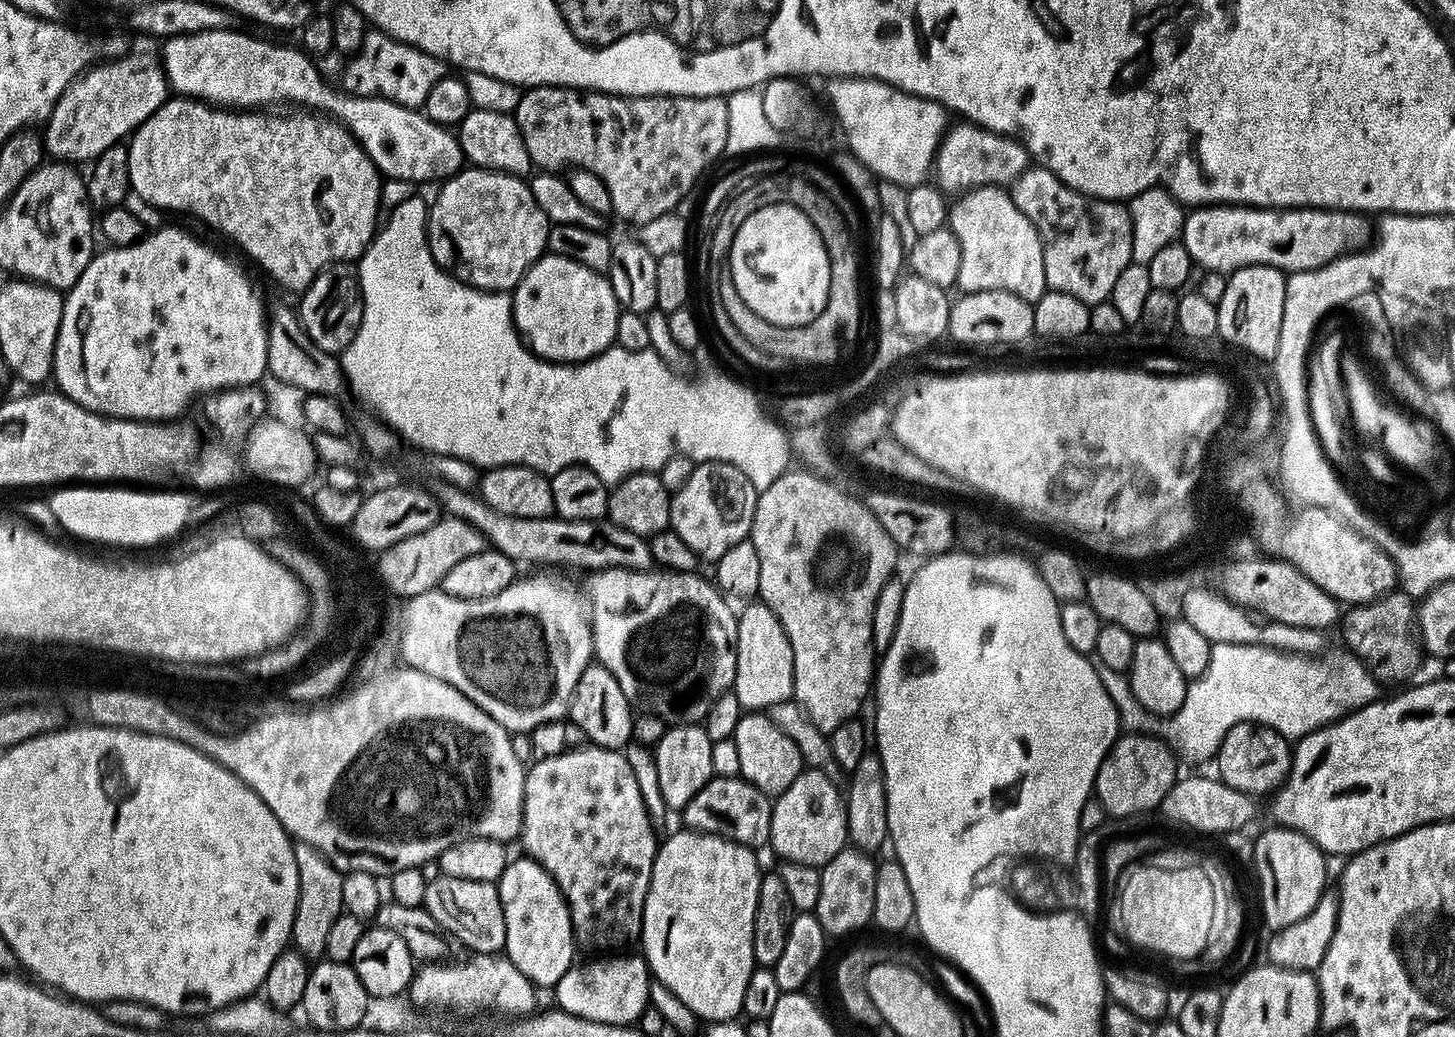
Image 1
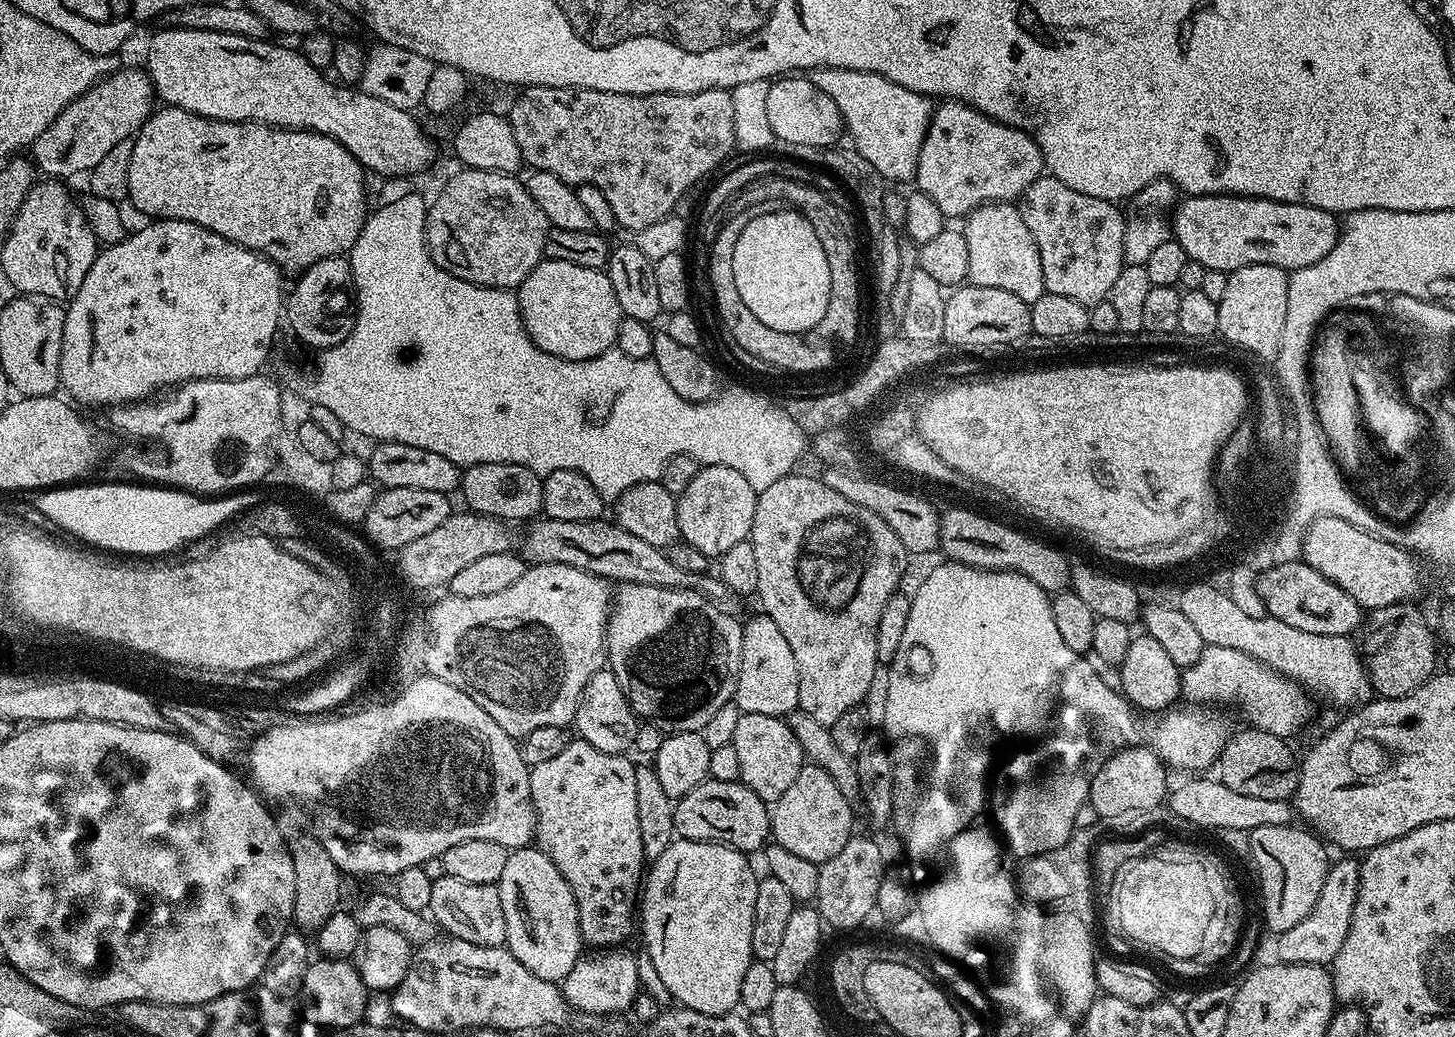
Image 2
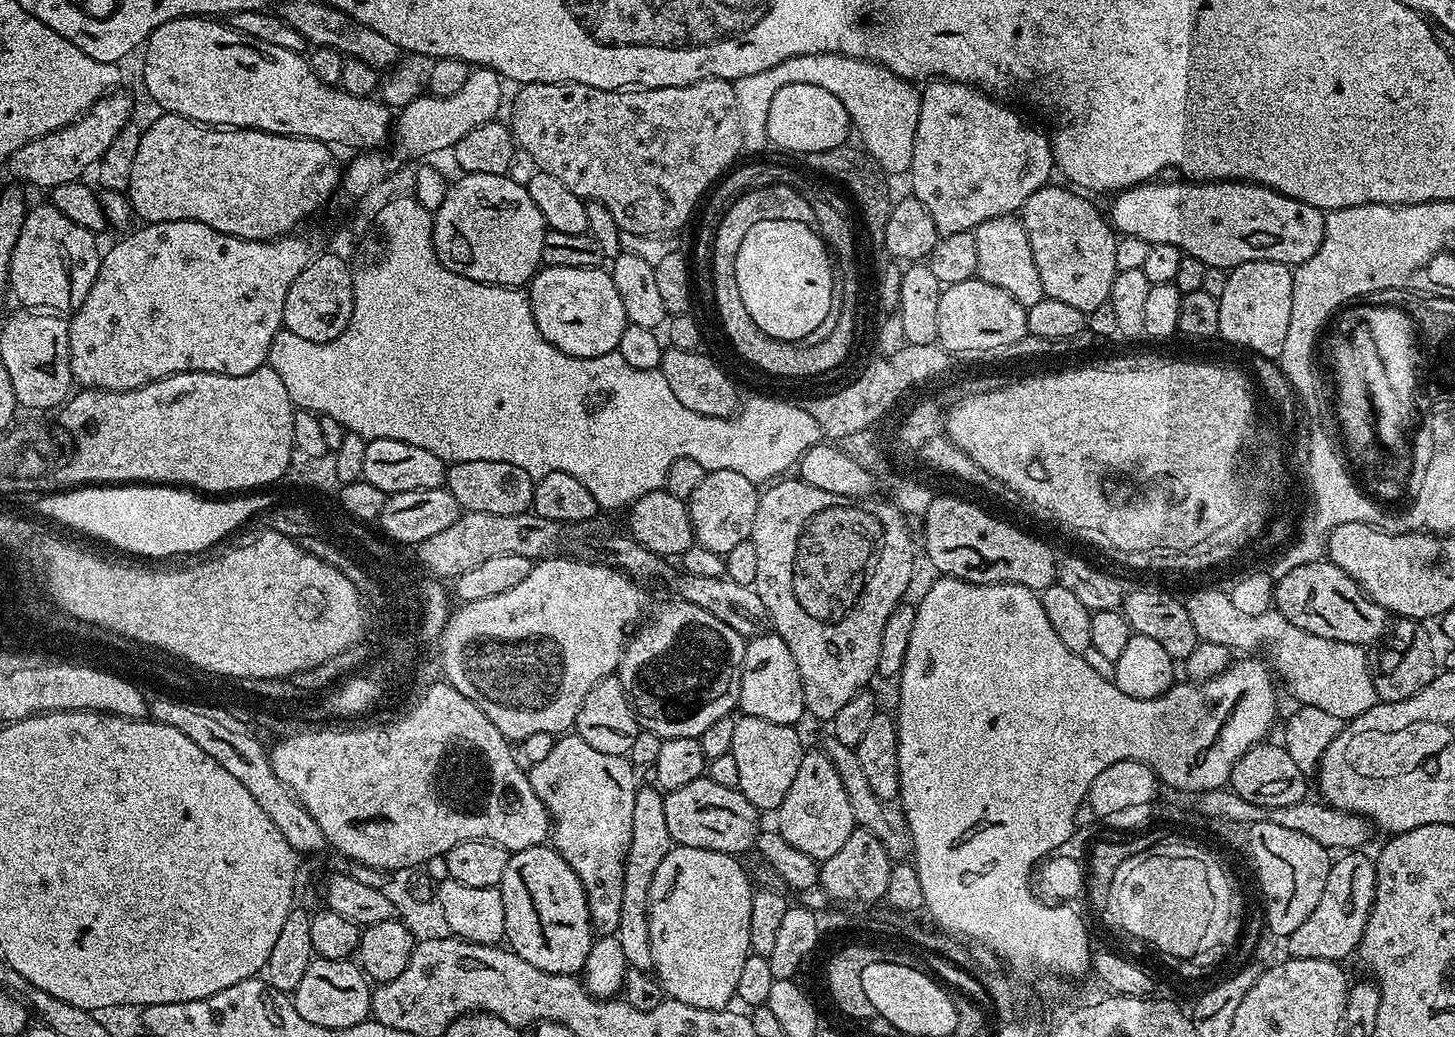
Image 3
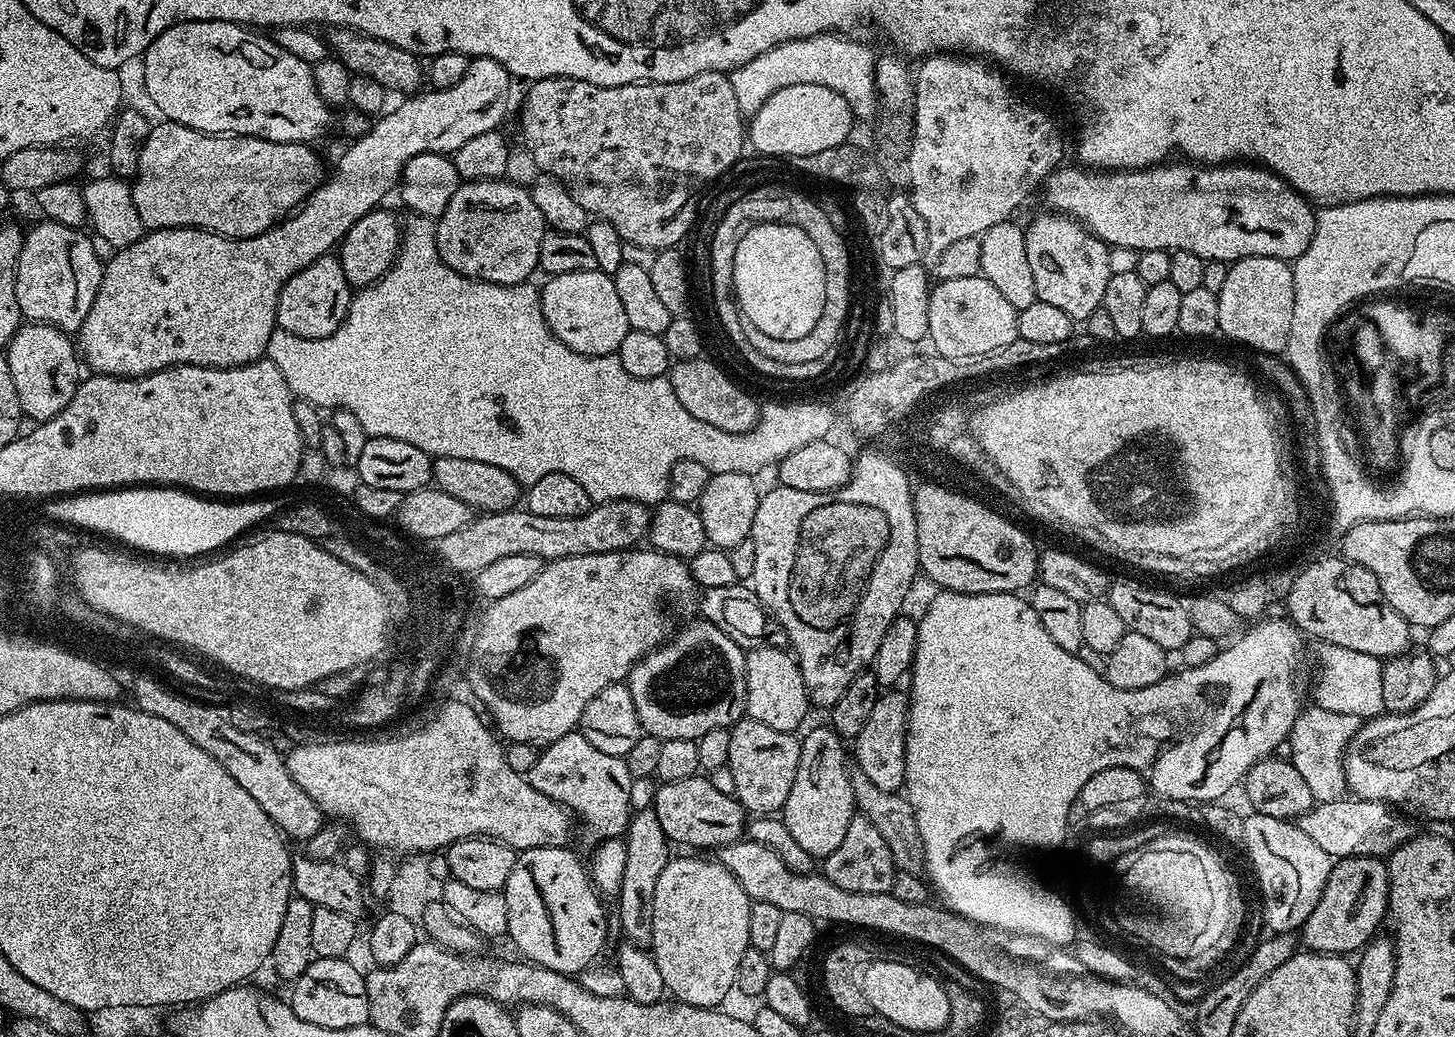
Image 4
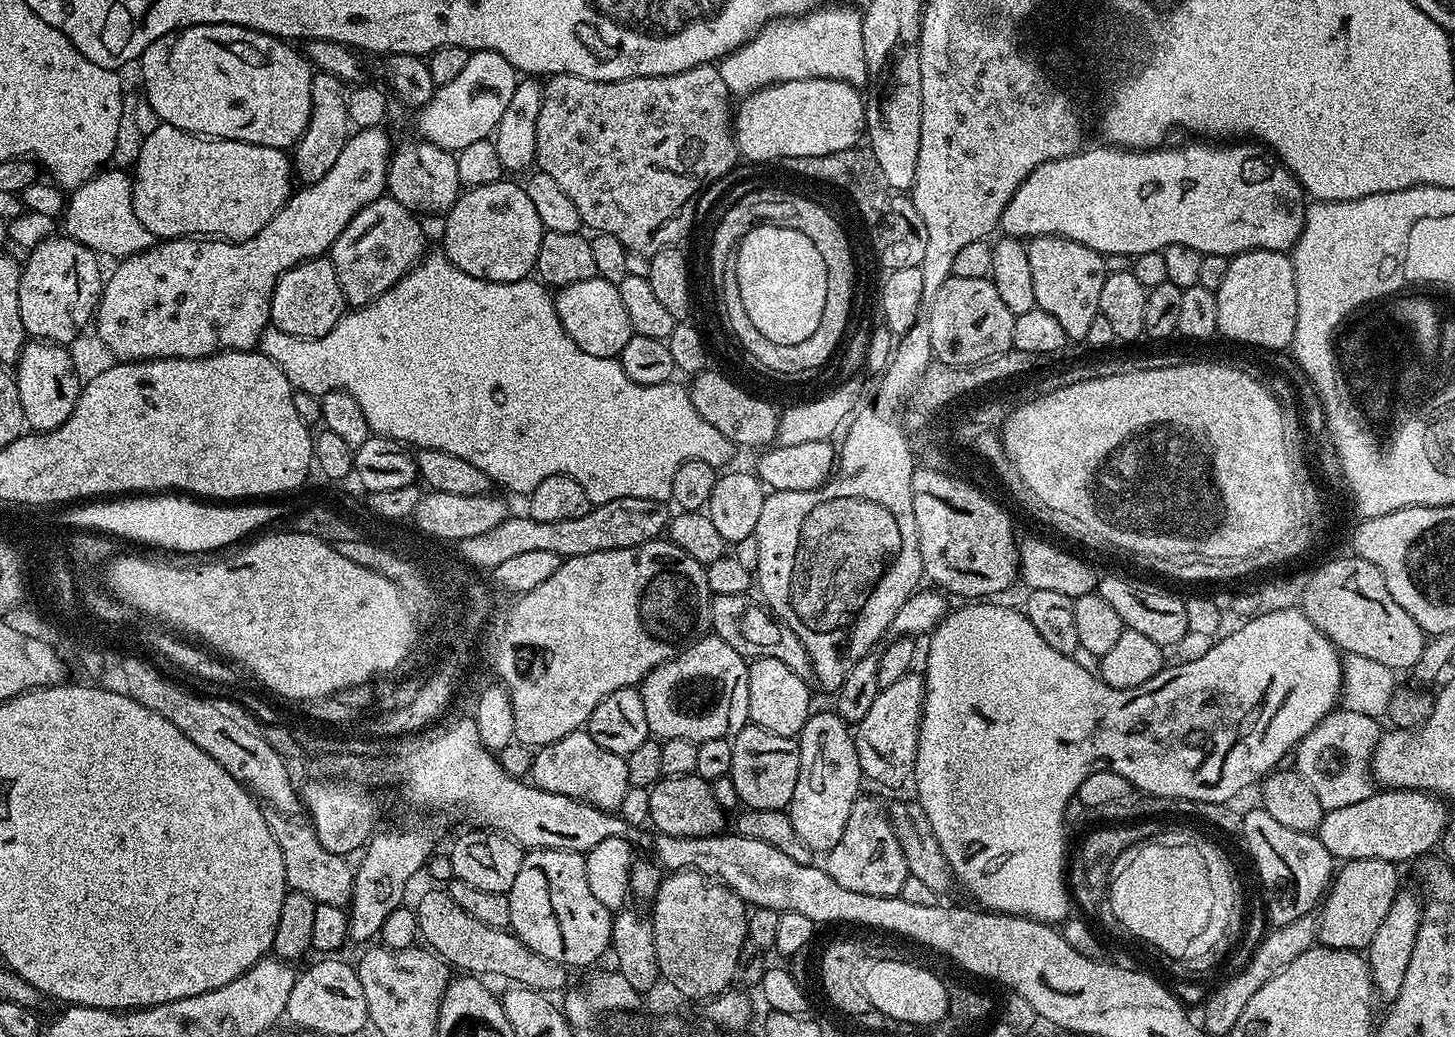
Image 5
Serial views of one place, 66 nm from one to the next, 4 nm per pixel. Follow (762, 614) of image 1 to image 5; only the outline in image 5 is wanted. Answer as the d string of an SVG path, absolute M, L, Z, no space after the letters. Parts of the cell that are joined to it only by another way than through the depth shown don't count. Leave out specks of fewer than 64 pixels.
M757 656L748 666L748 685L750 686L750 706L748 719L770 734L799 737L806 726L808 717L814 711L809 681L798 678L790 666L778 662L778 658Z

